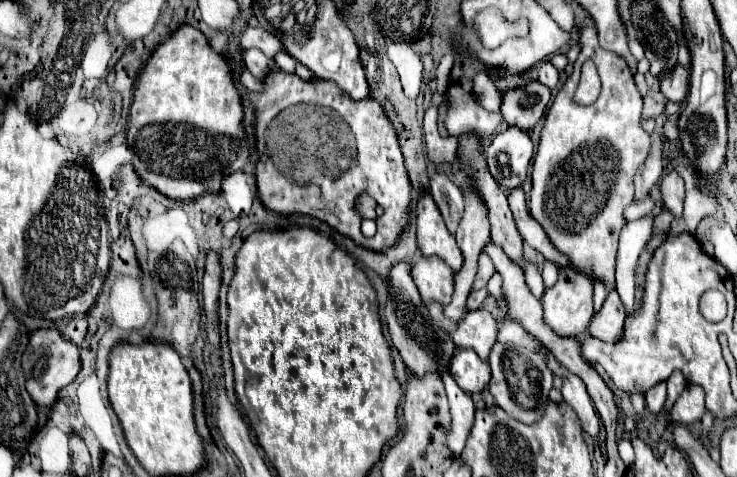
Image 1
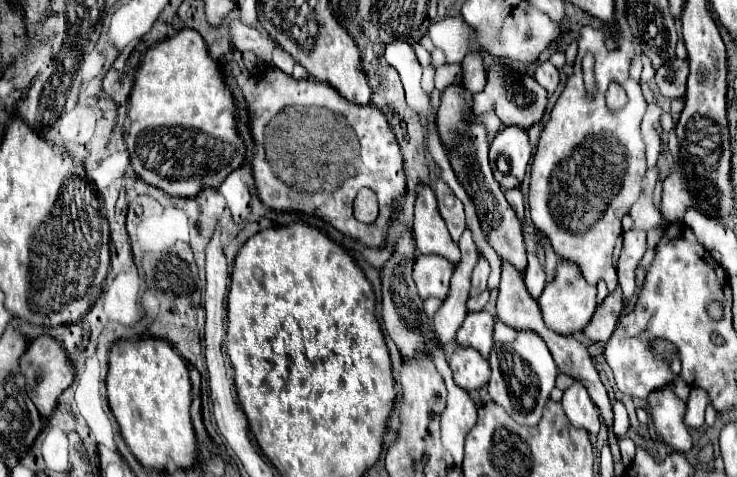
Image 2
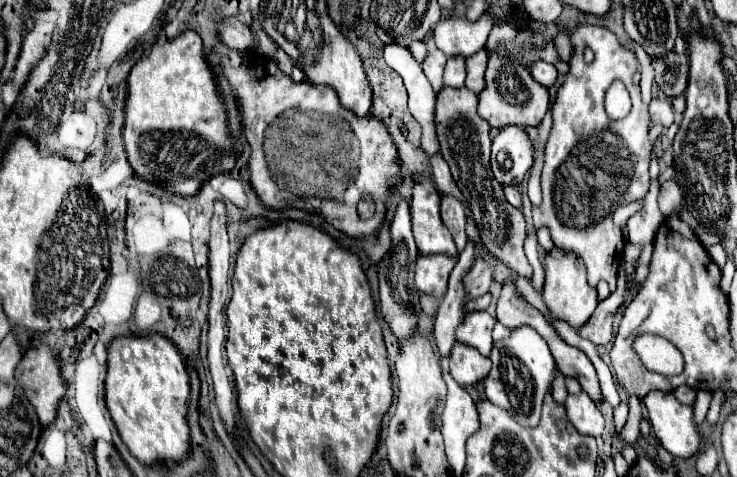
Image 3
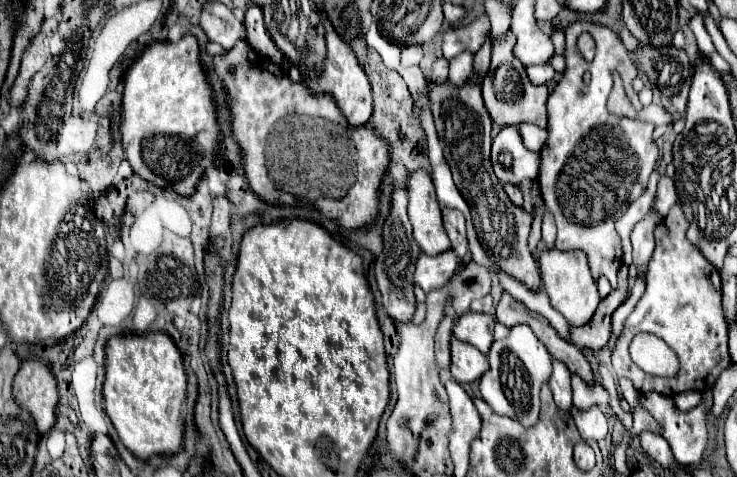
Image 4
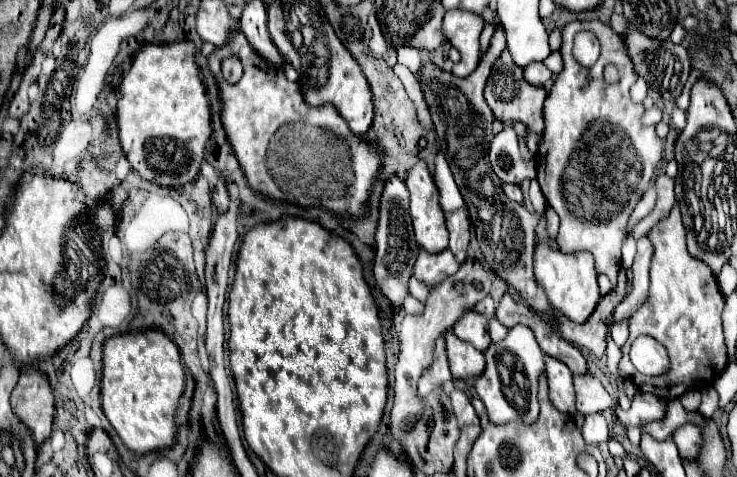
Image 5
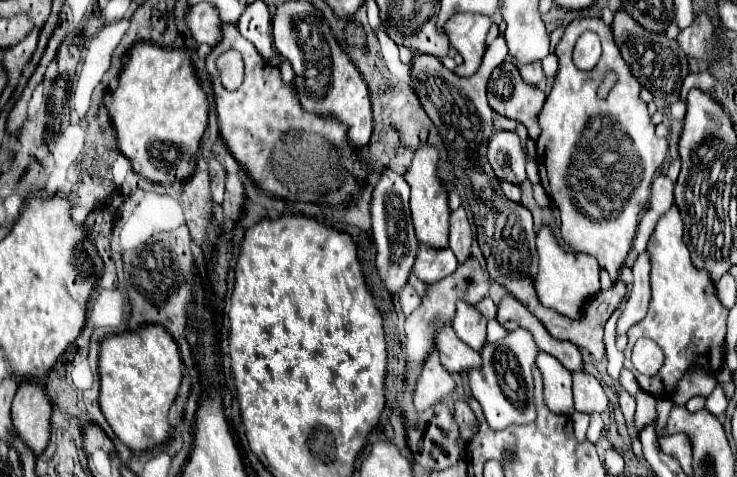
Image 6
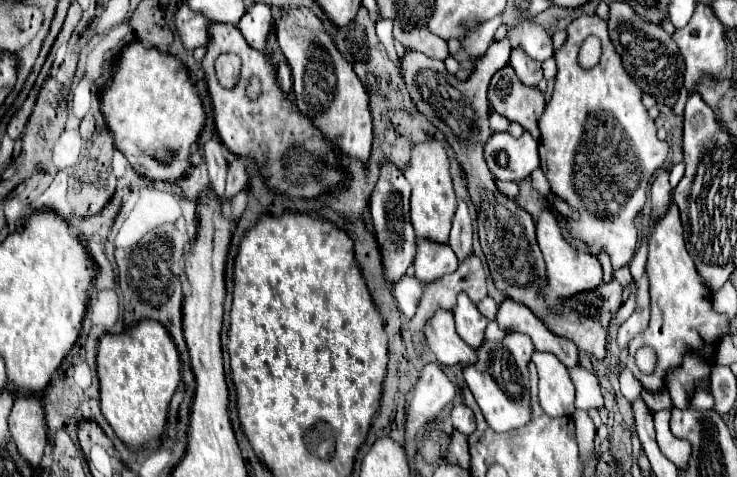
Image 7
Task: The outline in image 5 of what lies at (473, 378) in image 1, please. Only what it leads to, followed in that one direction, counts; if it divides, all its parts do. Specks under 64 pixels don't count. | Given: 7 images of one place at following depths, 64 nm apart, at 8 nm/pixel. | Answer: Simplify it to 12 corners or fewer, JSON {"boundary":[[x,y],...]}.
{"boundary":[[450,330],[448,360],[454,378],[468,380],[484,372],[480,350]]}

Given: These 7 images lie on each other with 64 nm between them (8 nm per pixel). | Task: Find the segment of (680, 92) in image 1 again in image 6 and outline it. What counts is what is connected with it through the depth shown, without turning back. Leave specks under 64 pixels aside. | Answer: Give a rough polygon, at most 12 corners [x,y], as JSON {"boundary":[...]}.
{"boundary":[[628,12],[612,30],[638,82],[666,106],[690,72],[678,42]]}

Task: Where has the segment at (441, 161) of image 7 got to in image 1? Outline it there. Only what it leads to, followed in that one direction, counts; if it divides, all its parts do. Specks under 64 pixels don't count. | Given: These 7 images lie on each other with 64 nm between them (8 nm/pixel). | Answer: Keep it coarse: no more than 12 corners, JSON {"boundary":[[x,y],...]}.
{"boundary":[[424,194],[416,206],[418,248],[442,258],[454,272],[462,252],[436,202]]}

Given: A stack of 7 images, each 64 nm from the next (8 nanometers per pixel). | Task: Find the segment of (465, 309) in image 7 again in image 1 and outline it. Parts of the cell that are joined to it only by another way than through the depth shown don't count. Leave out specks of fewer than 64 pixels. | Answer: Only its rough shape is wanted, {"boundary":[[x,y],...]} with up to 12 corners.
{"boundary":[[488,310],[466,312],[452,340],[480,360],[496,342],[498,322]]}

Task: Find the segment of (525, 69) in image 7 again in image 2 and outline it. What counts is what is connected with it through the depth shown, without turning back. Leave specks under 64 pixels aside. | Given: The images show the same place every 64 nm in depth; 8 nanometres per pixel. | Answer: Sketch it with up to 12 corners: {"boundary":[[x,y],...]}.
{"boundary":[[542,62],[534,74],[536,82],[554,92],[560,76],[550,62]]}

